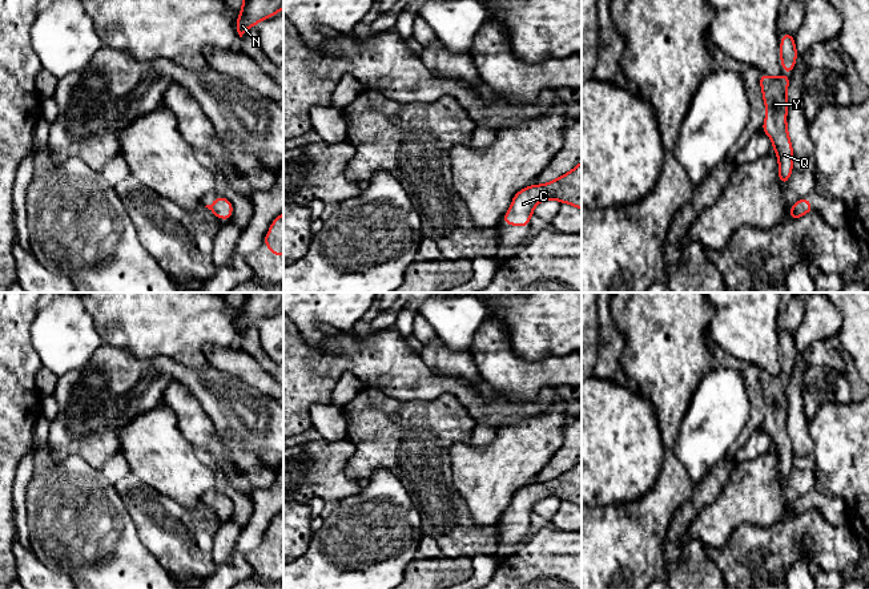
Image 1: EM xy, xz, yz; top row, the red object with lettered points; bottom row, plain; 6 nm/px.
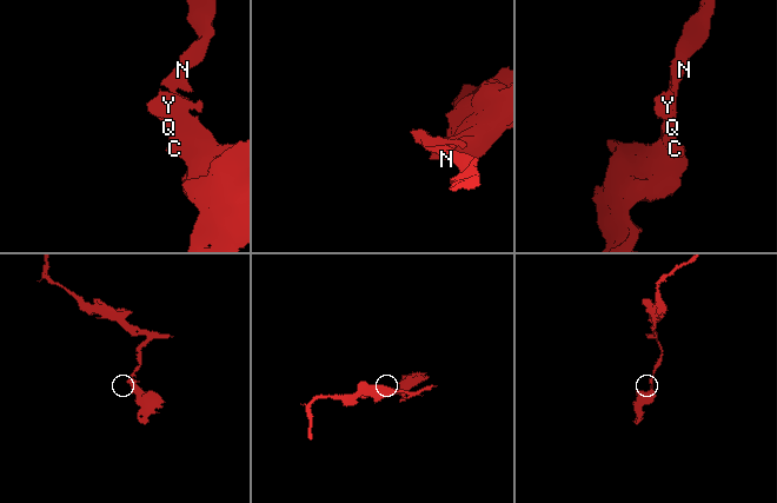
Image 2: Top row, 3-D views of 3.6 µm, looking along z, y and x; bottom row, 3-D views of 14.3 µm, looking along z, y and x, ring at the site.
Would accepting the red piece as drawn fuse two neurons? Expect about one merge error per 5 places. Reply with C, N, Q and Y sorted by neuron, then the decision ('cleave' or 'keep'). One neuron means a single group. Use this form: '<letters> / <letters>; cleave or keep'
C N Q Y; keep

